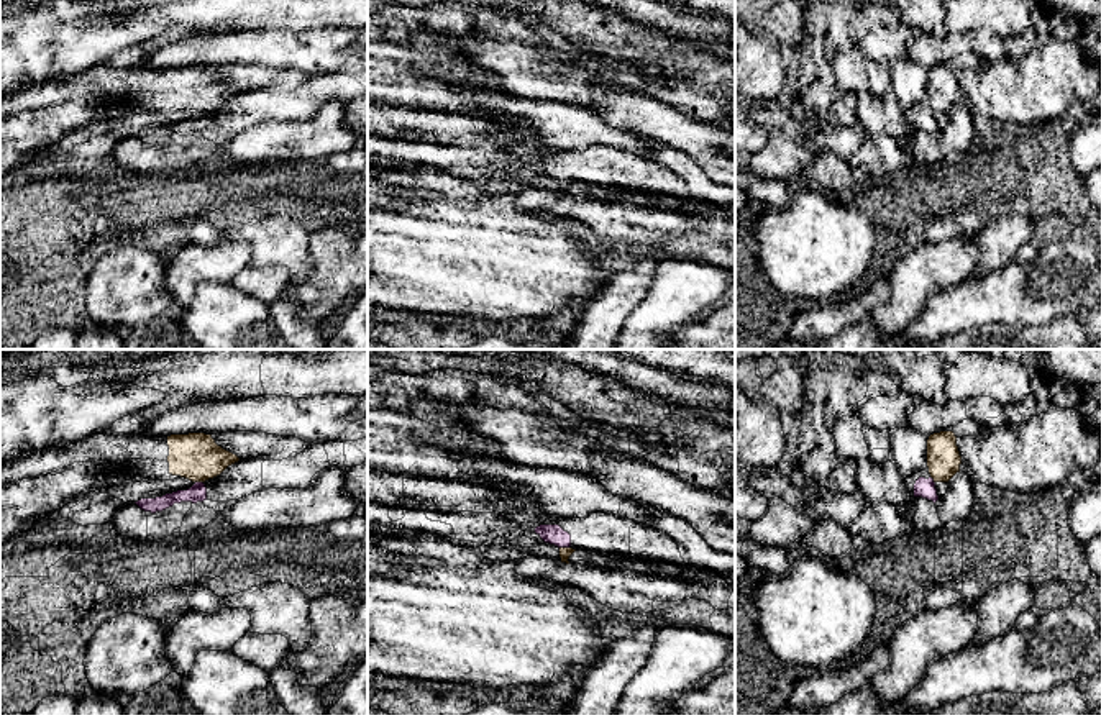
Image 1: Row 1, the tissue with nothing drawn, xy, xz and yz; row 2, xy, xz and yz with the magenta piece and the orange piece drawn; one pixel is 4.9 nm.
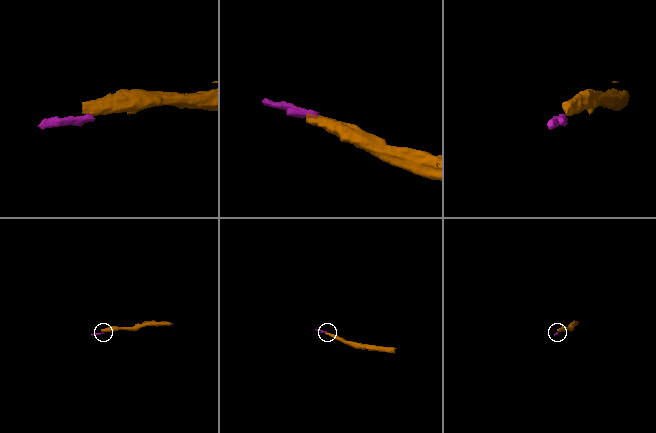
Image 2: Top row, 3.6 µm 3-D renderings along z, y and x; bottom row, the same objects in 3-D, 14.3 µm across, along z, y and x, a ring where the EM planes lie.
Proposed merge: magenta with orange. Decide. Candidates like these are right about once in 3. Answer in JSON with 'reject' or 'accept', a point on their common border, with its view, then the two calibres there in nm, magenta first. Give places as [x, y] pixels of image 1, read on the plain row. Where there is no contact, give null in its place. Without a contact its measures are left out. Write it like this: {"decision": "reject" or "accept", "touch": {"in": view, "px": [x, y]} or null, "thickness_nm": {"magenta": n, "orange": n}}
{"decision": "reject", "touch": {"in": "xz", "px": [565, 179]}, "thickness_nm": {"magenta": 100, "orange": 60}}

